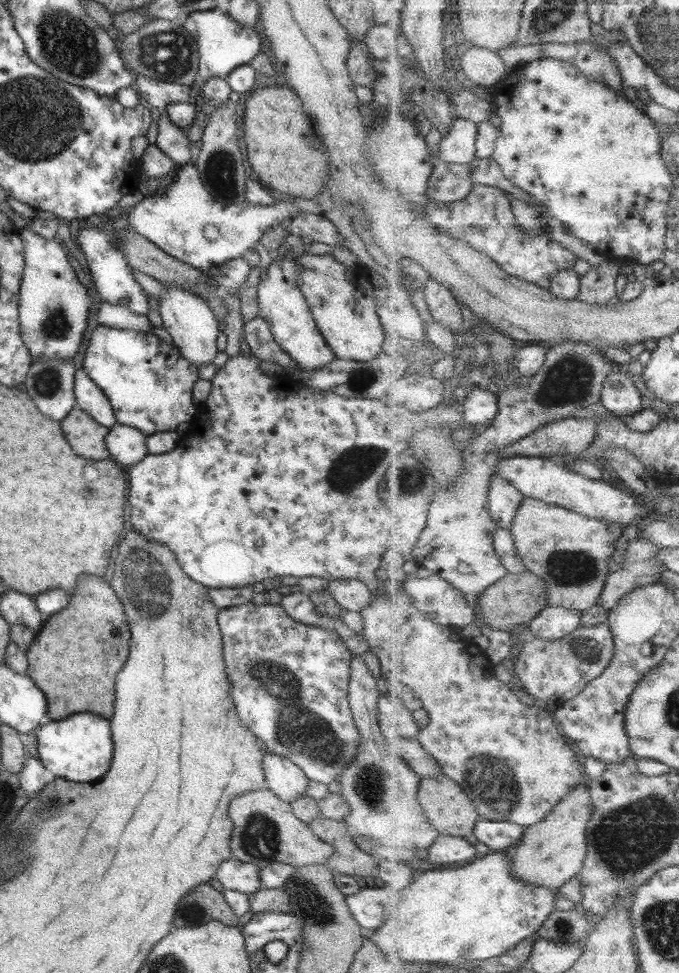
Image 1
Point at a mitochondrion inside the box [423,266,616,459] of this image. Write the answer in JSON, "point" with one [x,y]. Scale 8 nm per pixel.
{"point":[569,382]}

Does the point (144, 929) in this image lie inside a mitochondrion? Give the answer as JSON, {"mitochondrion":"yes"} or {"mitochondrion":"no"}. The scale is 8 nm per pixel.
{"mitochondrion":"no"}

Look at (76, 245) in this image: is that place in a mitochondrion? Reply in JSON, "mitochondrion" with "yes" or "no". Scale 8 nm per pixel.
{"mitochondrion":"no"}

